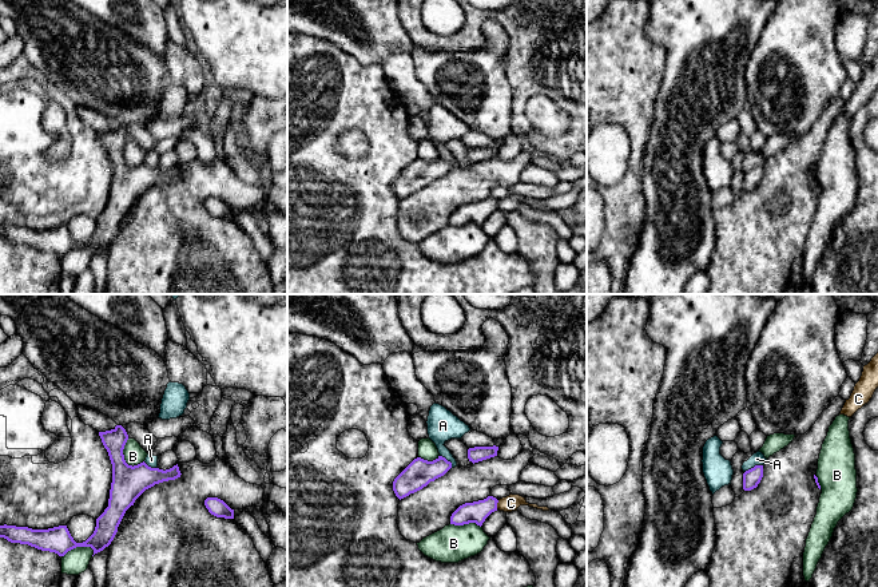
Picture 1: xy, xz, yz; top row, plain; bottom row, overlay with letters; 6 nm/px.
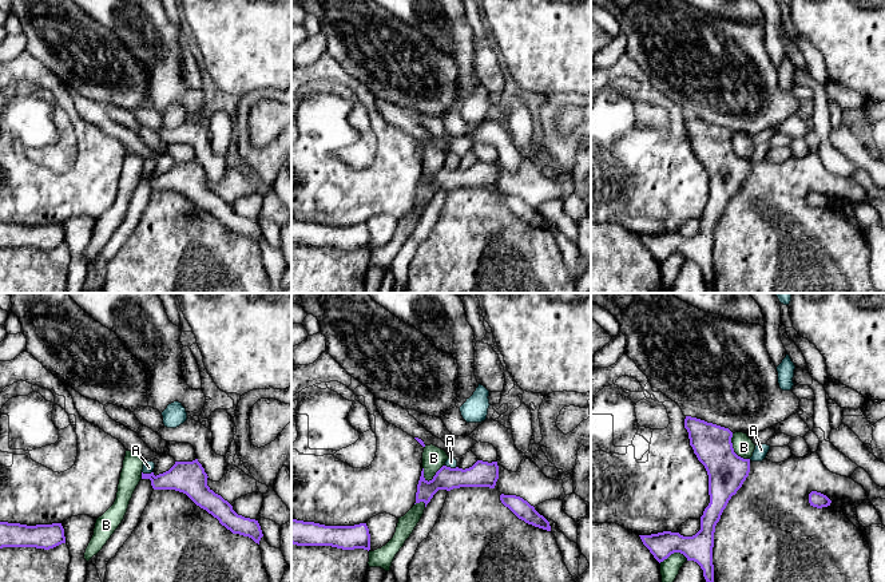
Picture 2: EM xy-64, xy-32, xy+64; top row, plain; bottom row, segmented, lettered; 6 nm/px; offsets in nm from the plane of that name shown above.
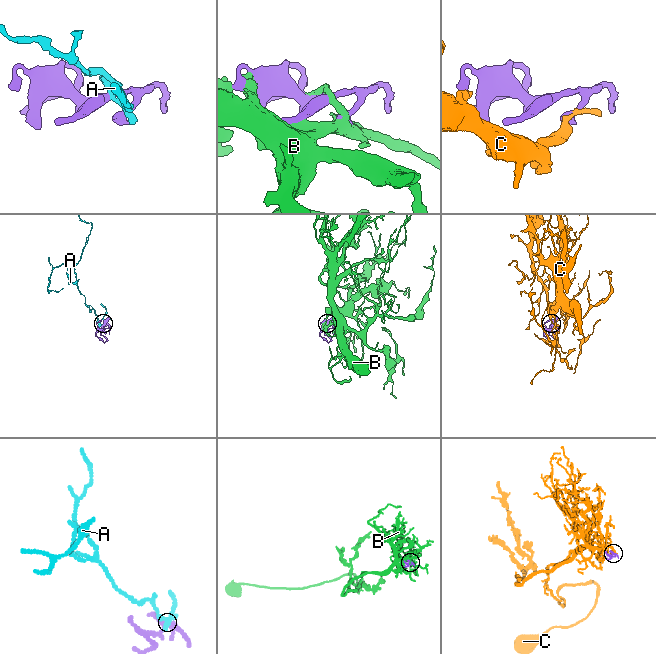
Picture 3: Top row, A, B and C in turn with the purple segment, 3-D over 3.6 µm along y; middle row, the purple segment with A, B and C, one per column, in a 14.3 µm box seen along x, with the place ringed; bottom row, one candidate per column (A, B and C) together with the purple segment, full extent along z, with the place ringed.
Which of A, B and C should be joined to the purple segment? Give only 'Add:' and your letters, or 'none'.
Add: C

